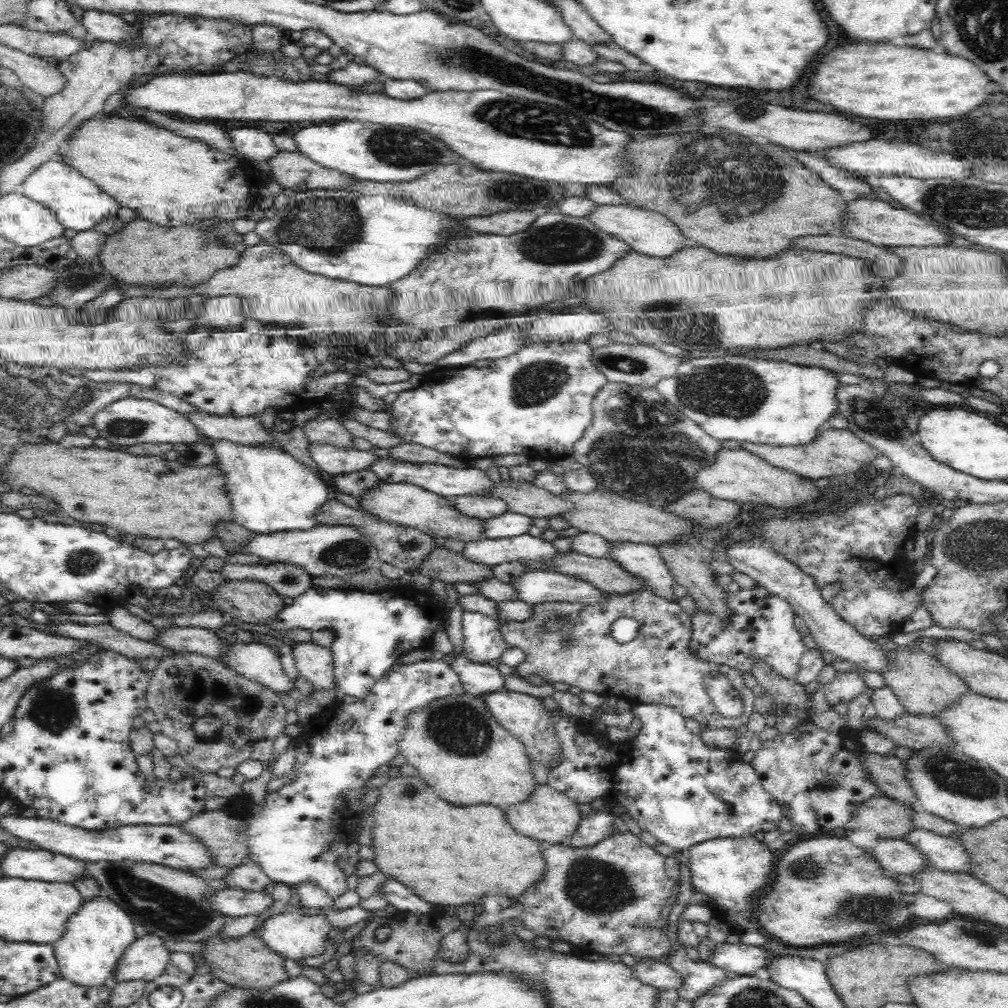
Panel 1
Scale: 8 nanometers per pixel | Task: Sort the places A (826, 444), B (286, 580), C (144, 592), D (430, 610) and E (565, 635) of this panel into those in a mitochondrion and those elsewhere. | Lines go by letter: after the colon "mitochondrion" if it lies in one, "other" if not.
A: other
B: mitochondrion
C: other
D: other
E: mitochondrion

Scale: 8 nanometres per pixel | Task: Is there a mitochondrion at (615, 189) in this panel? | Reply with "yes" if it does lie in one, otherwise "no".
no

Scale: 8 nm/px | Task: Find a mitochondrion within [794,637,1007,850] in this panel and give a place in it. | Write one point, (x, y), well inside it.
(950, 773)

